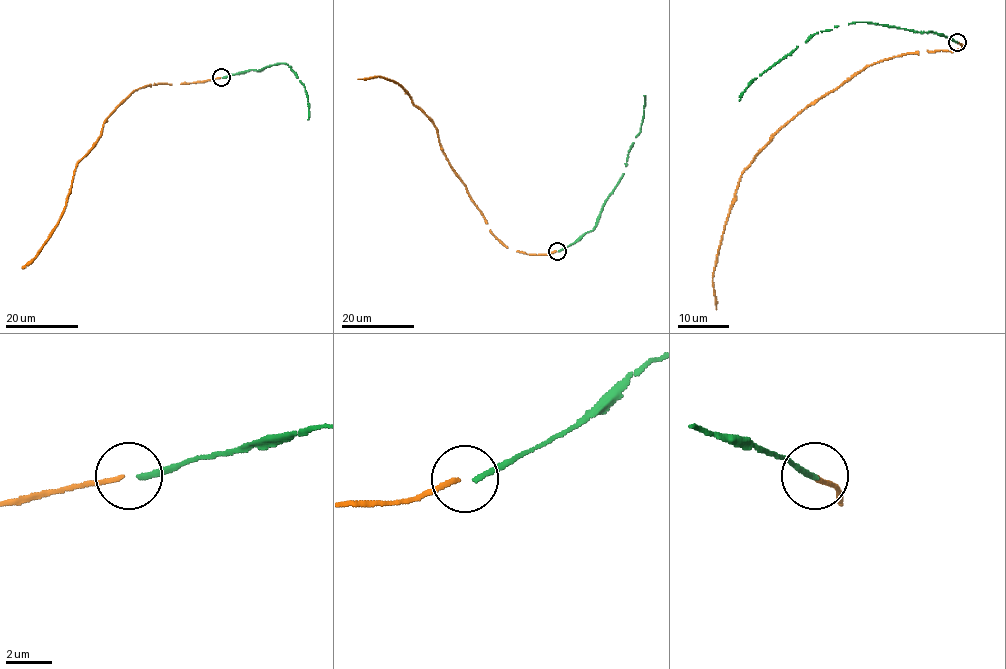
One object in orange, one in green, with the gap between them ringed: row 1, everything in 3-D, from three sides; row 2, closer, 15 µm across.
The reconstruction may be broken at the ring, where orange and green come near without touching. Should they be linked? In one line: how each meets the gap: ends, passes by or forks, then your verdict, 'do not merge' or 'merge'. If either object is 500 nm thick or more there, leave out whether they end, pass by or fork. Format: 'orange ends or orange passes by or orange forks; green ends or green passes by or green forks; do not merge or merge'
orange ends; green ends; do not merge

